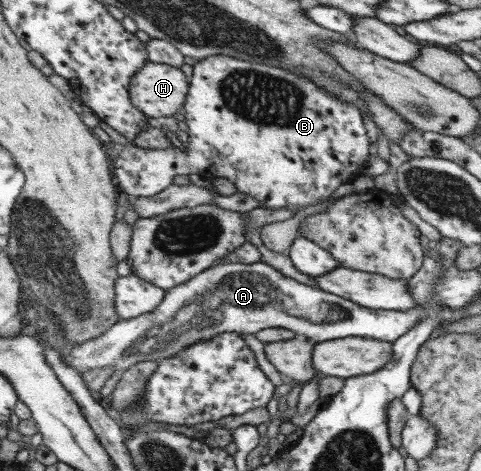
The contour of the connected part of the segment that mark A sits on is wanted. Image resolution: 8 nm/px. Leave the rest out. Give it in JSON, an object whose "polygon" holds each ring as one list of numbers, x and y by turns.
{"polygon":[[262,261,254,264,228,262,202,270,202,273,195,275,190,281,167,289,156,309,132,319,119,320,98,337,74,345,70,354,63,357,63,361,80,373,103,367,113,367,116,372,120,373,126,371,128,367,132,367,136,361,159,361,159,359,171,357,189,345,201,339,210,339,219,333,255,334,272,326,285,327,295,331,297,337,305,337,315,343,352,336,394,342,408,333,417,323,420,323,423,315,424,308,422,306,416,306,408,311,362,307,338,295,326,293,318,287,314,288,299,283]]}

